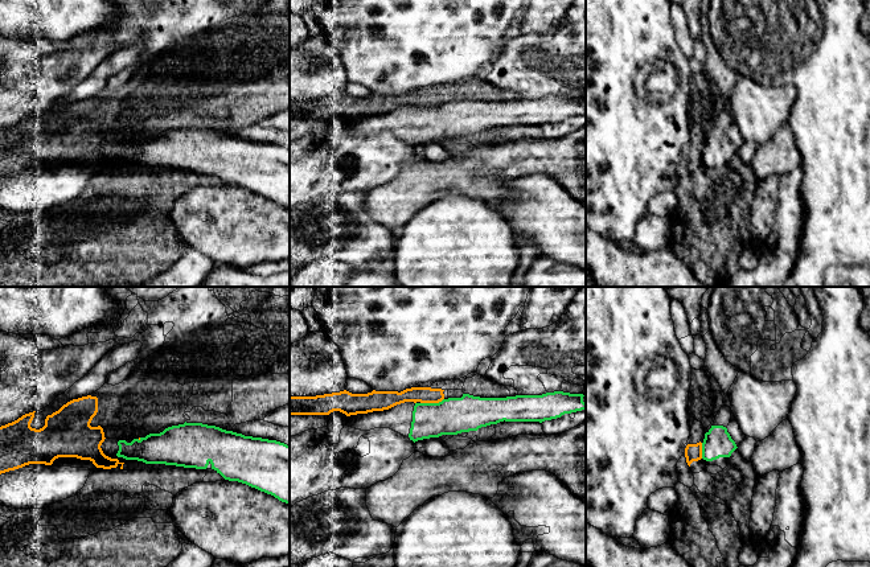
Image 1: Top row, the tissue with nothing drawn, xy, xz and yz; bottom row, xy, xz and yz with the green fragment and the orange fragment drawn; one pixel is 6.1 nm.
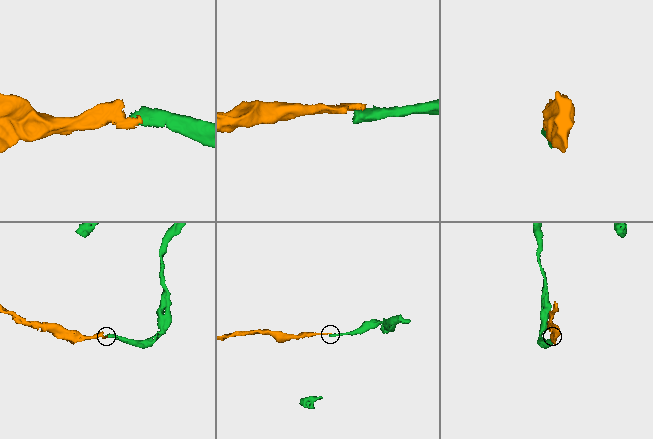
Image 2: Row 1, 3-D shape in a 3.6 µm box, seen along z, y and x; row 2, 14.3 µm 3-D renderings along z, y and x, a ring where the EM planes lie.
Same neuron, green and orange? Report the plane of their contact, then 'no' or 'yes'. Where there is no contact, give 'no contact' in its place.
xz | no

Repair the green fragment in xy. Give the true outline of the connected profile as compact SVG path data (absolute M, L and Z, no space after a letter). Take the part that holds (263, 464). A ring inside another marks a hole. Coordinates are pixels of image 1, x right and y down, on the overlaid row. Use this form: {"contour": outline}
{"contour": "M185 422L168 427L160 434L134 439L131 443L104 439L100 448L106 456L118 460L196 469L206 469L210 464L212 469L225 480L246 484L290 505L290 445L276 440L245 436L216 426Z"}

